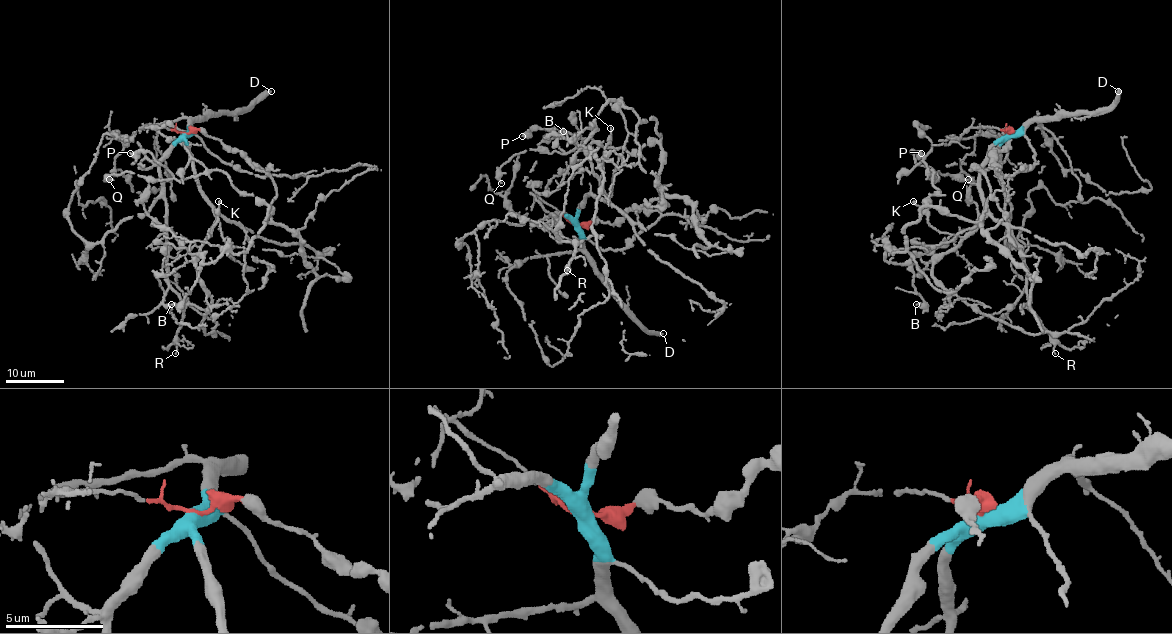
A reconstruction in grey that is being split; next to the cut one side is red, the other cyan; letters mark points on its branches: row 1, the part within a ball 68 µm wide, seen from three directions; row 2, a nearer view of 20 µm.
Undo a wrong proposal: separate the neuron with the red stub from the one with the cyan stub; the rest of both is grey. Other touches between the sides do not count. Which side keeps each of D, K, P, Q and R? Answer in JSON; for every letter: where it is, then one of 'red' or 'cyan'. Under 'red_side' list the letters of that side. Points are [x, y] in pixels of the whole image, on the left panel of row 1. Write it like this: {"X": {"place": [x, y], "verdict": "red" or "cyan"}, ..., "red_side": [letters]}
{"D": {"place": [271, 91], "verdict": "cyan"}, "K": {"place": [218, 201], "verdict": "cyan"}, "P": {"place": [130, 153], "verdict": "red"}, "Q": {"place": [109, 179], "verdict": "red"}, "R": {"place": [175, 353], "verdict": "cyan"}, "red_side": ["P", "Q"]}

